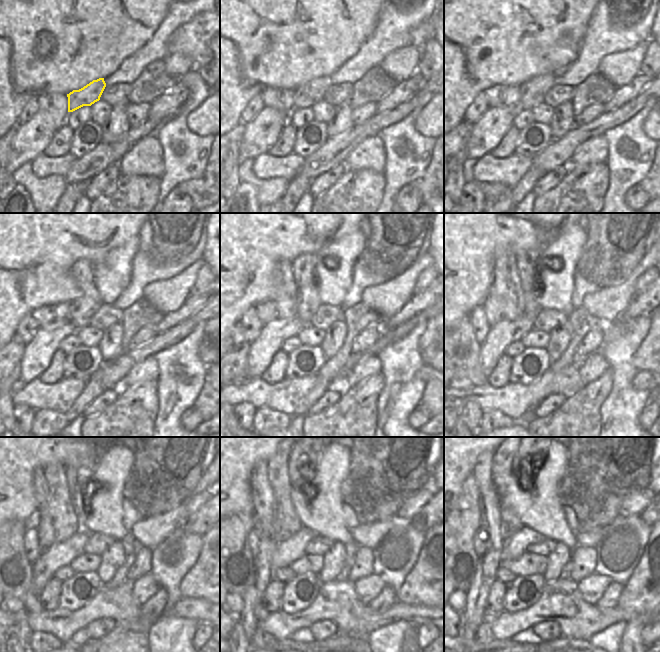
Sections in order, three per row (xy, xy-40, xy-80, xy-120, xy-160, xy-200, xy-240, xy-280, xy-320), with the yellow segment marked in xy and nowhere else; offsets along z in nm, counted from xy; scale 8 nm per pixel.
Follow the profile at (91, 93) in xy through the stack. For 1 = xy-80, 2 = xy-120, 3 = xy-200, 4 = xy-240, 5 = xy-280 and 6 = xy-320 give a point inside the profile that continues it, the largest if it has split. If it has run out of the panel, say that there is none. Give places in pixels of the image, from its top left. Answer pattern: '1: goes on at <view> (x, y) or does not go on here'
1: goes on at xy-80 (532, 92)
2: goes on at xy-120 (82, 309)
3: goes on at xy-200 (526, 262)
4: goes on at xy-240 (78, 479)
5: goes on at xy-280 (302, 459)
6: goes on at xy-320 (534, 457)

